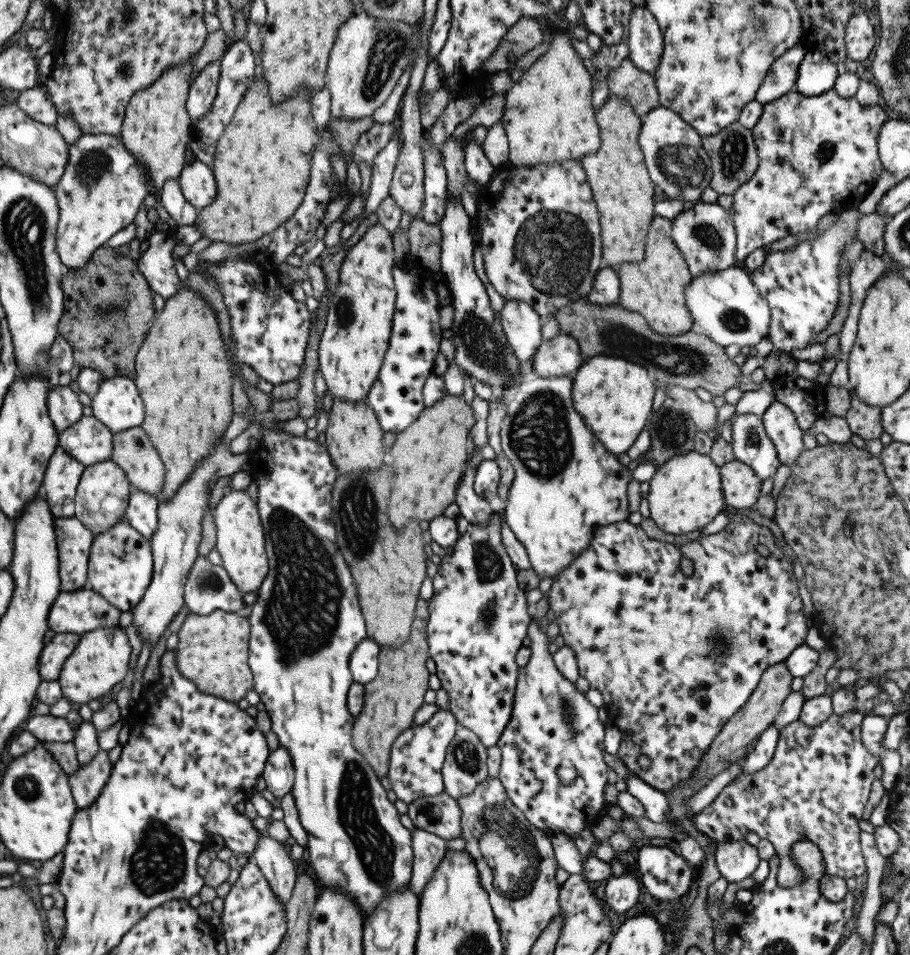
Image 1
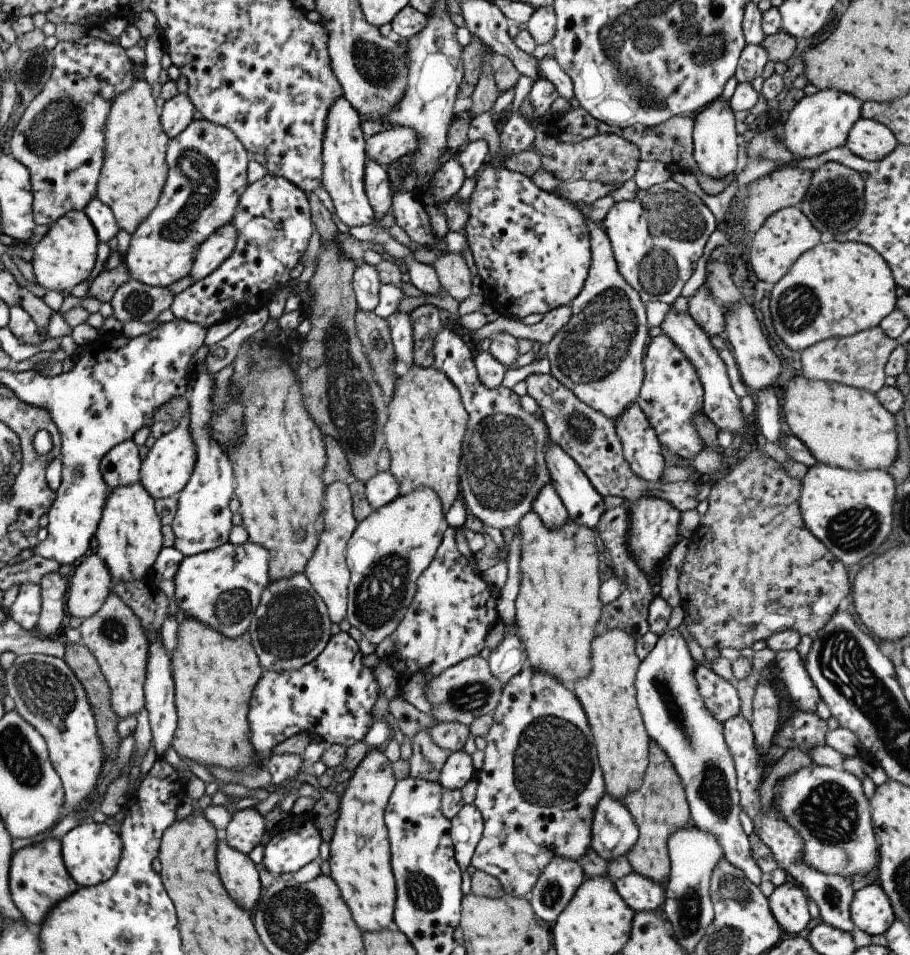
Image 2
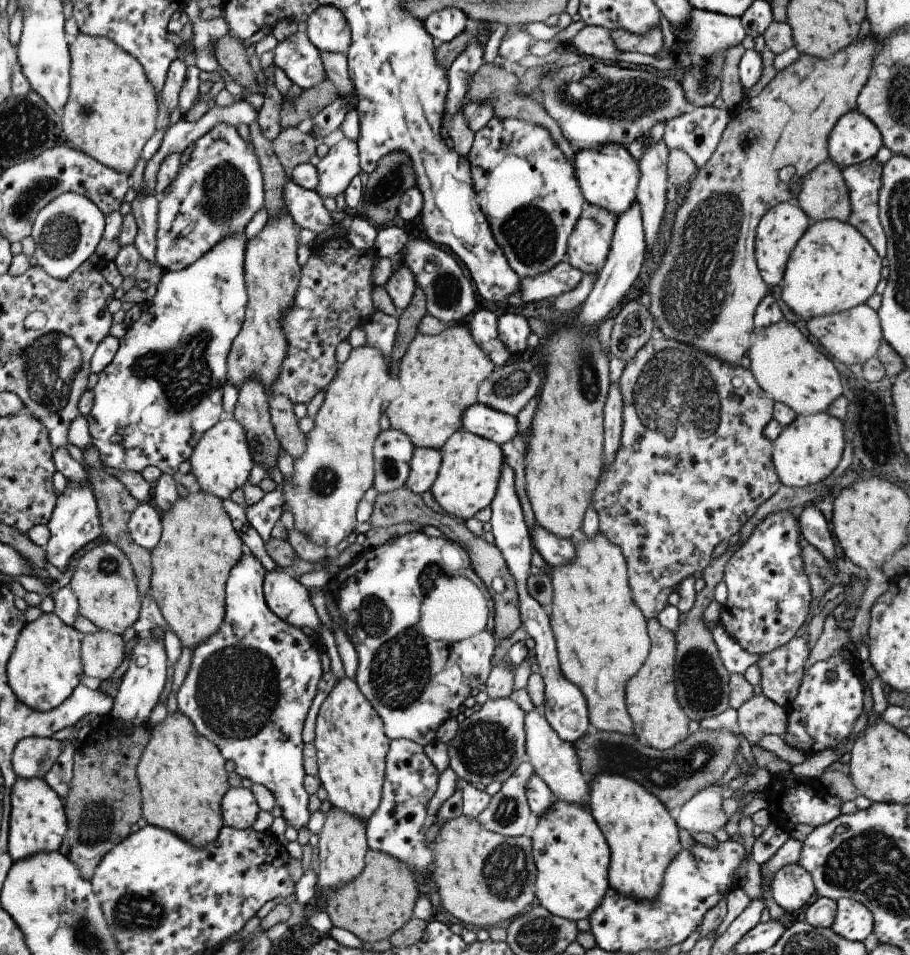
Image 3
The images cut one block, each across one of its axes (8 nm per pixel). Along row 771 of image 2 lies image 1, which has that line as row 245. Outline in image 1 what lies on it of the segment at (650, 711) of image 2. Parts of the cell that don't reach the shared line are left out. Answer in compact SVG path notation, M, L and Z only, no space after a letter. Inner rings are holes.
M696 202L693 208L683 210L673 218L672 240L684 255L692 276L728 270L740 264L735 255L737 236L732 214L729 209L722 208L717 202Z

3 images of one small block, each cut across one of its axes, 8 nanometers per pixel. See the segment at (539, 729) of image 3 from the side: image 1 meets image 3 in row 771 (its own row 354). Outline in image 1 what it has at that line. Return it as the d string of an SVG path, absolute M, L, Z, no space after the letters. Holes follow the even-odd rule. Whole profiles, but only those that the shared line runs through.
M562 332L543 340L531 360L531 370L540 378L573 375L585 361L578 340Z

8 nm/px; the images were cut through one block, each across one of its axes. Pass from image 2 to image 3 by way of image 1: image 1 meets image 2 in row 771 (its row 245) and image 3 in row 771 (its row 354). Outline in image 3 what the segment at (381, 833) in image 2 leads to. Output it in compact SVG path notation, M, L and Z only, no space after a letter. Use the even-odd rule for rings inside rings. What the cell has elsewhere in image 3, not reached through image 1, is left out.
M349 677L337 681L320 705L313 740L317 750L317 776L332 807L349 812L367 823L381 801L390 741L384 732L383 720L356 681Z

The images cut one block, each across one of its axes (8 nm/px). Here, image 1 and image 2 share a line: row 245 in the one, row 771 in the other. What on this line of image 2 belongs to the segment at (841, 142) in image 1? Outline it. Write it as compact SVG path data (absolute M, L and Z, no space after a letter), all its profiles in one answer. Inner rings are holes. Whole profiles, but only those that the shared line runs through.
M798 712L791 716L787 722L780 728L772 740L772 746L768 748L766 754L760 754L754 746L754 734L752 734L751 723L744 718L742 713L734 718L729 718L723 724L723 733L726 744L730 749L735 769L737 772L737 787L739 792L739 803L741 810L746 812L754 823L754 832L758 834L758 838L770 848L774 855L774 860L778 864L778 868L782 868L784 872L790 876L790 879L807 893L807 896L814 900L818 905L820 918L823 922L830 926L839 928L846 932L852 932L854 922L852 922L850 914L850 906L854 896L854 888L852 888L851 878L842 878L833 874L822 874L810 866L806 866L806 862L802 862L802 850L804 850L804 840L802 836L784 820L784 816L774 810L774 807L768 810L762 810L762 802L760 802L760 786L764 778L770 772L771 767L792 748L800 748L804 753L810 752L814 746L822 746L826 744L826 732L828 732L828 724L826 720L822 720L814 712Z

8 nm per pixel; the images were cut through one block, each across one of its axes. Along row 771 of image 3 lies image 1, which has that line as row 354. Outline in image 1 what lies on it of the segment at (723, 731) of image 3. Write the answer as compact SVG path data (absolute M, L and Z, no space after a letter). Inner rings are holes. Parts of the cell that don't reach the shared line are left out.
M584 298L560 308L553 315L561 332L578 340L584 359L606 354L624 358L644 366L655 382L676 384L690 390L705 388L714 398L723 396L726 390L741 383L742 367L734 363L726 355L725 348L708 335L693 329L680 336L664 336L650 330L646 319L639 313L629 312L619 303L597 305Z

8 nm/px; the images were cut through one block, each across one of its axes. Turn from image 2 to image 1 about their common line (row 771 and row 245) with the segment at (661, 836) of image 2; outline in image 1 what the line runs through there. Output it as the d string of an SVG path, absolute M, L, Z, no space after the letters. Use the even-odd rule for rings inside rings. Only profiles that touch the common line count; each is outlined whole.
M655 215L646 240L644 260L638 264L622 264L618 268L620 280L619 304L629 312L639 313L650 330L664 336L680 336L693 330L694 319L686 305L684 288L692 282L684 255L672 240L672 220Z

